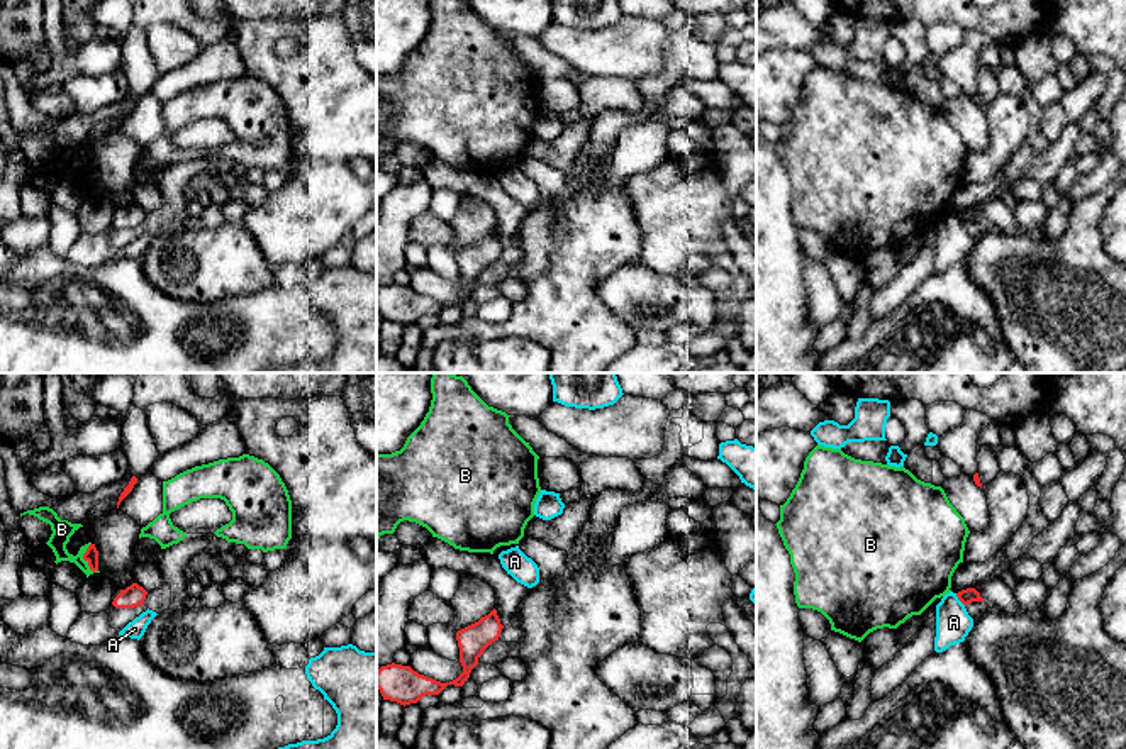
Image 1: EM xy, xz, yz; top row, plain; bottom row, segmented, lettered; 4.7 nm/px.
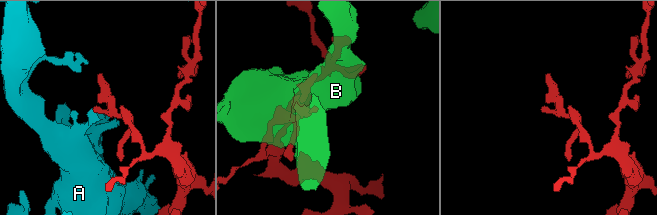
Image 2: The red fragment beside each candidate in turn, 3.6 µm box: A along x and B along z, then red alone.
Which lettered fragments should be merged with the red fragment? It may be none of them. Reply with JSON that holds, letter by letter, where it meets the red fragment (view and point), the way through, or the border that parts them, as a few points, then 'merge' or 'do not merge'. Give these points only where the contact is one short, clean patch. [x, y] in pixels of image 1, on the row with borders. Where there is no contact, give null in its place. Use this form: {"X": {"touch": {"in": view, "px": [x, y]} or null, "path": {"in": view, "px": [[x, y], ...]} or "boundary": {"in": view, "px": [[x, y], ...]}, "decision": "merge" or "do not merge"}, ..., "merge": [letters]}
{"A": {"touch": {"in": "yz", "px": [958, 599]}, "boundary": {"in": "yz", "px": [[955, 593], [964, 605]]}, "decision": "do not merge"}, "B": {"touch": {"in": "xy", "px": [83, 558]}, "decision": "do not merge"}, "merge": []}

